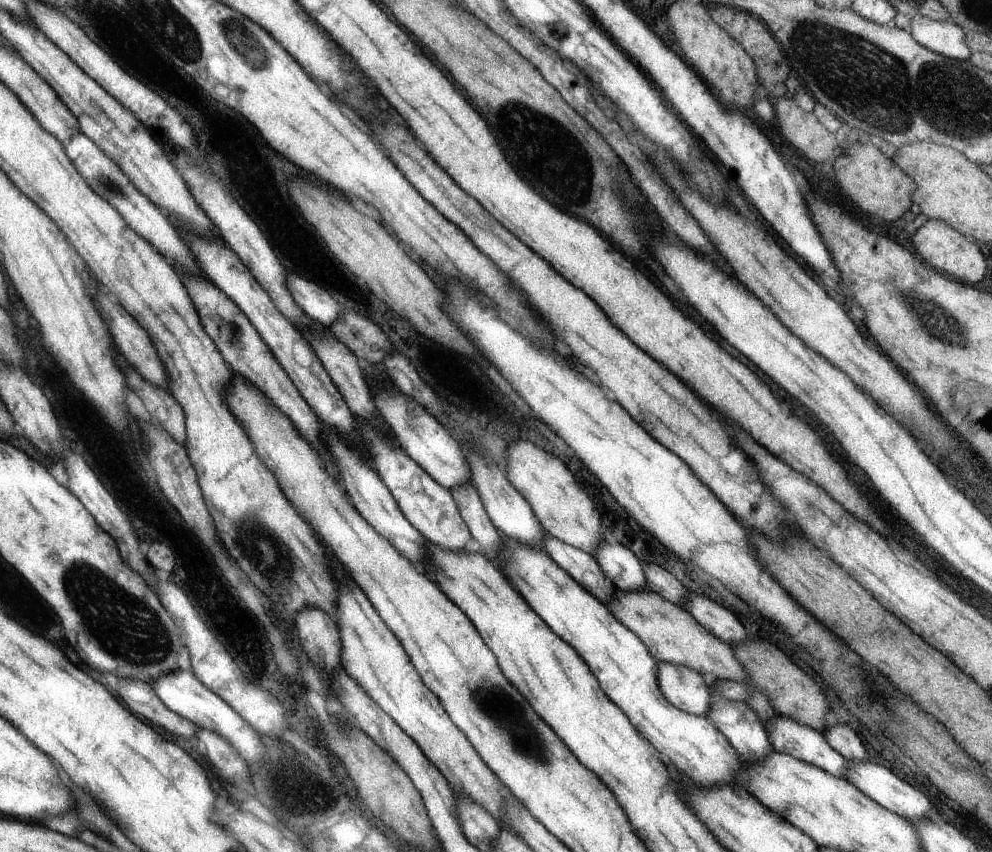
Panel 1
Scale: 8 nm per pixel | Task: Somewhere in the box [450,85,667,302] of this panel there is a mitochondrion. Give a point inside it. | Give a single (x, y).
(508, 108)

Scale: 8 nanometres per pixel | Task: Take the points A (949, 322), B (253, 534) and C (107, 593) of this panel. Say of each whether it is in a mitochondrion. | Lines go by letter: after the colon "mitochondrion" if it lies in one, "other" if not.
A: mitochondrion
B: mitochondrion
C: mitochondrion

